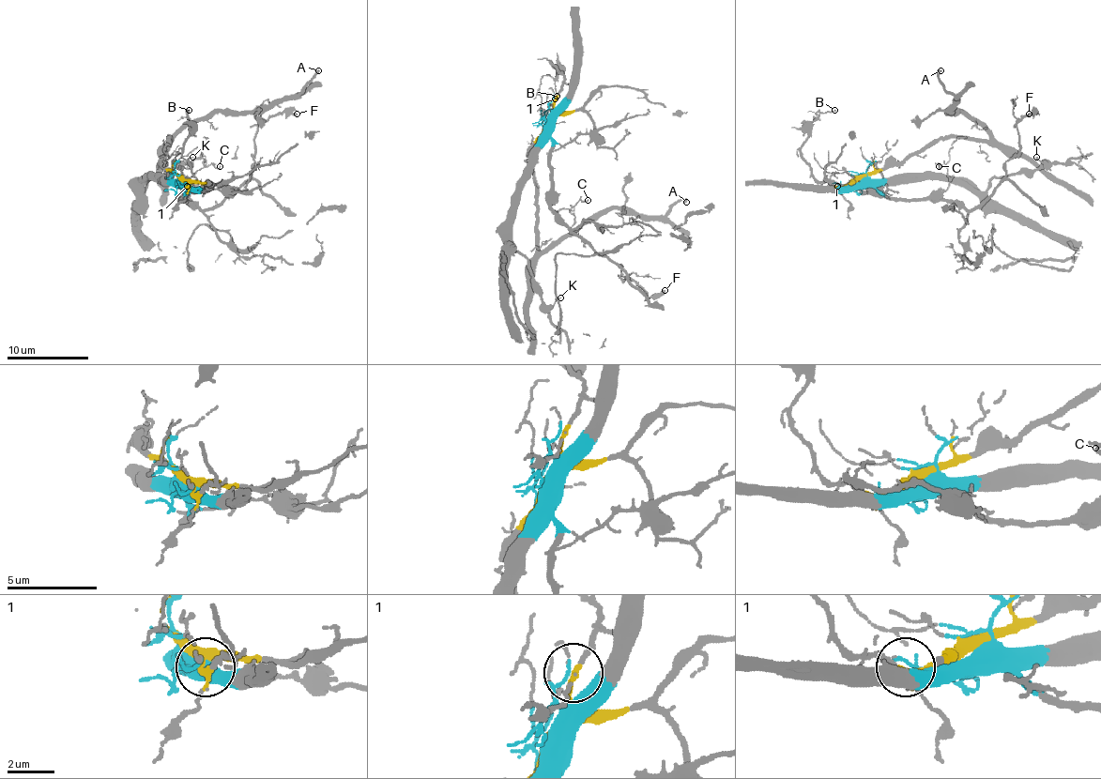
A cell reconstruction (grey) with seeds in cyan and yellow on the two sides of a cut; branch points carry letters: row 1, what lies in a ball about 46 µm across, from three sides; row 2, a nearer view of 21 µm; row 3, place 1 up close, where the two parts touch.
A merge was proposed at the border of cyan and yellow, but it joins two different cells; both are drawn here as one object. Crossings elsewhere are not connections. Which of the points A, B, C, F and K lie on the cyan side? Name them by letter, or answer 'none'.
C, F, K

